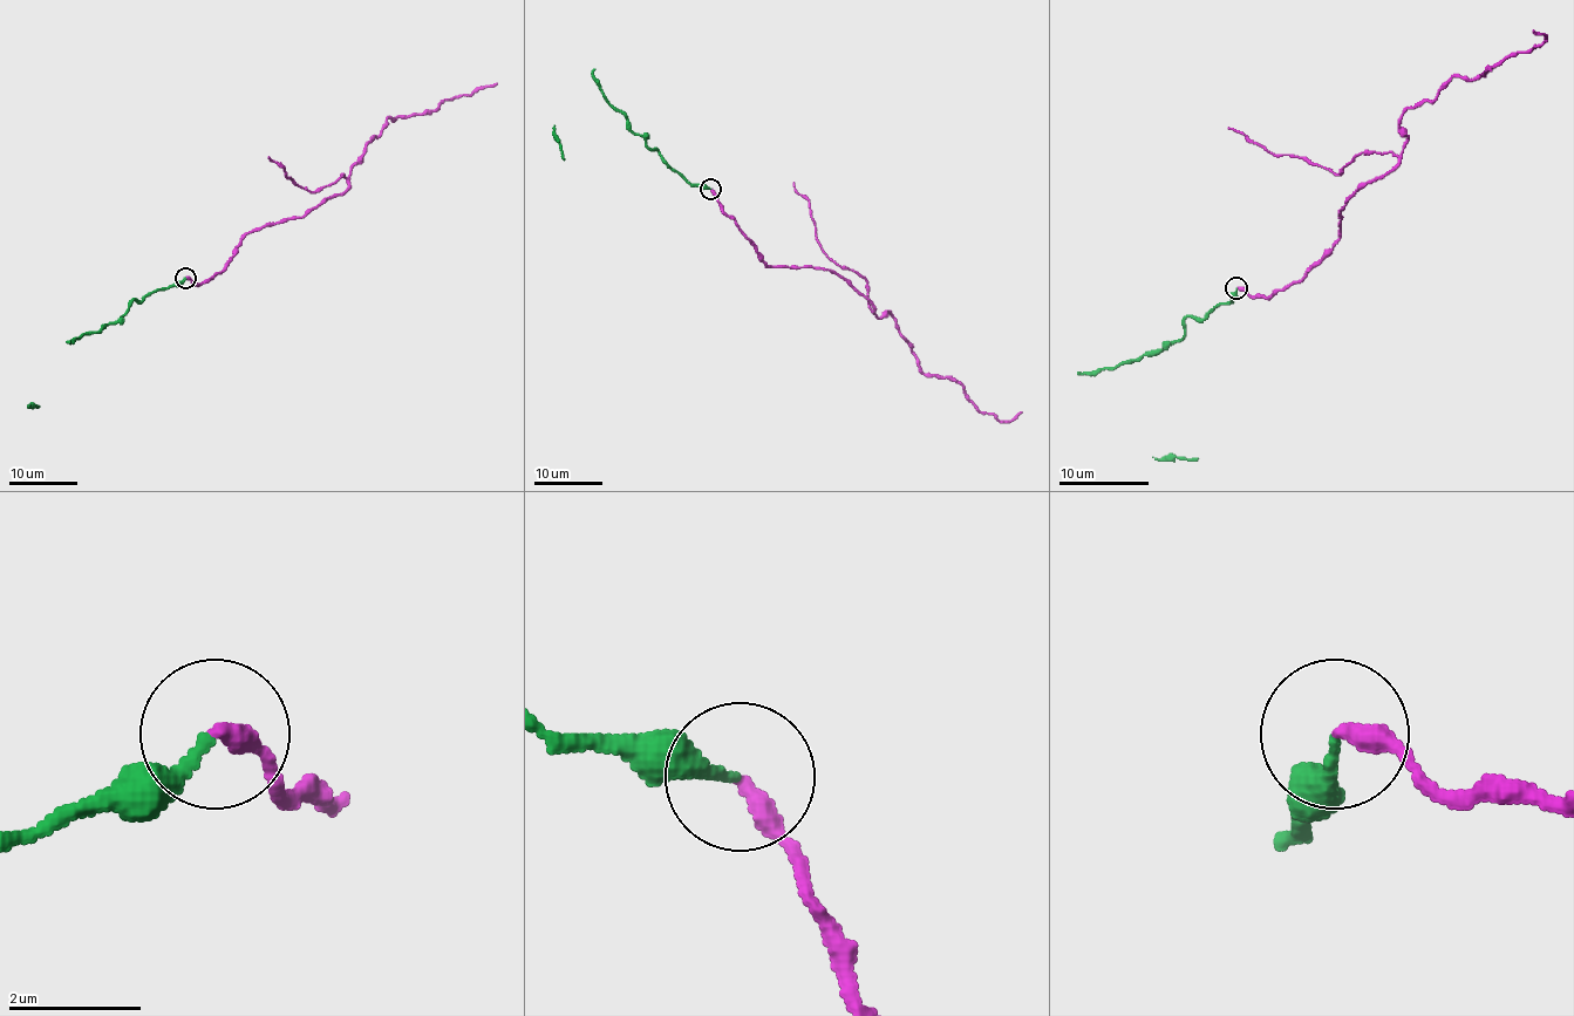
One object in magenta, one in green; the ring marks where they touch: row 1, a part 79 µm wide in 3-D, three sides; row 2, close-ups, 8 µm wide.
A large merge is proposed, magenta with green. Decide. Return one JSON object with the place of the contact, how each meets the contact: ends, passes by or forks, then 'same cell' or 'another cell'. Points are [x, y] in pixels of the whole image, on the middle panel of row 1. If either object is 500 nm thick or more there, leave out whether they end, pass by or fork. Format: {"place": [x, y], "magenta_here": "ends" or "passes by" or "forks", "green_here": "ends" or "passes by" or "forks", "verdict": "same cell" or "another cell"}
{"place": [710, 189], "magenta_here": "ends", "green_here": "ends", "verdict": "same cell"}

